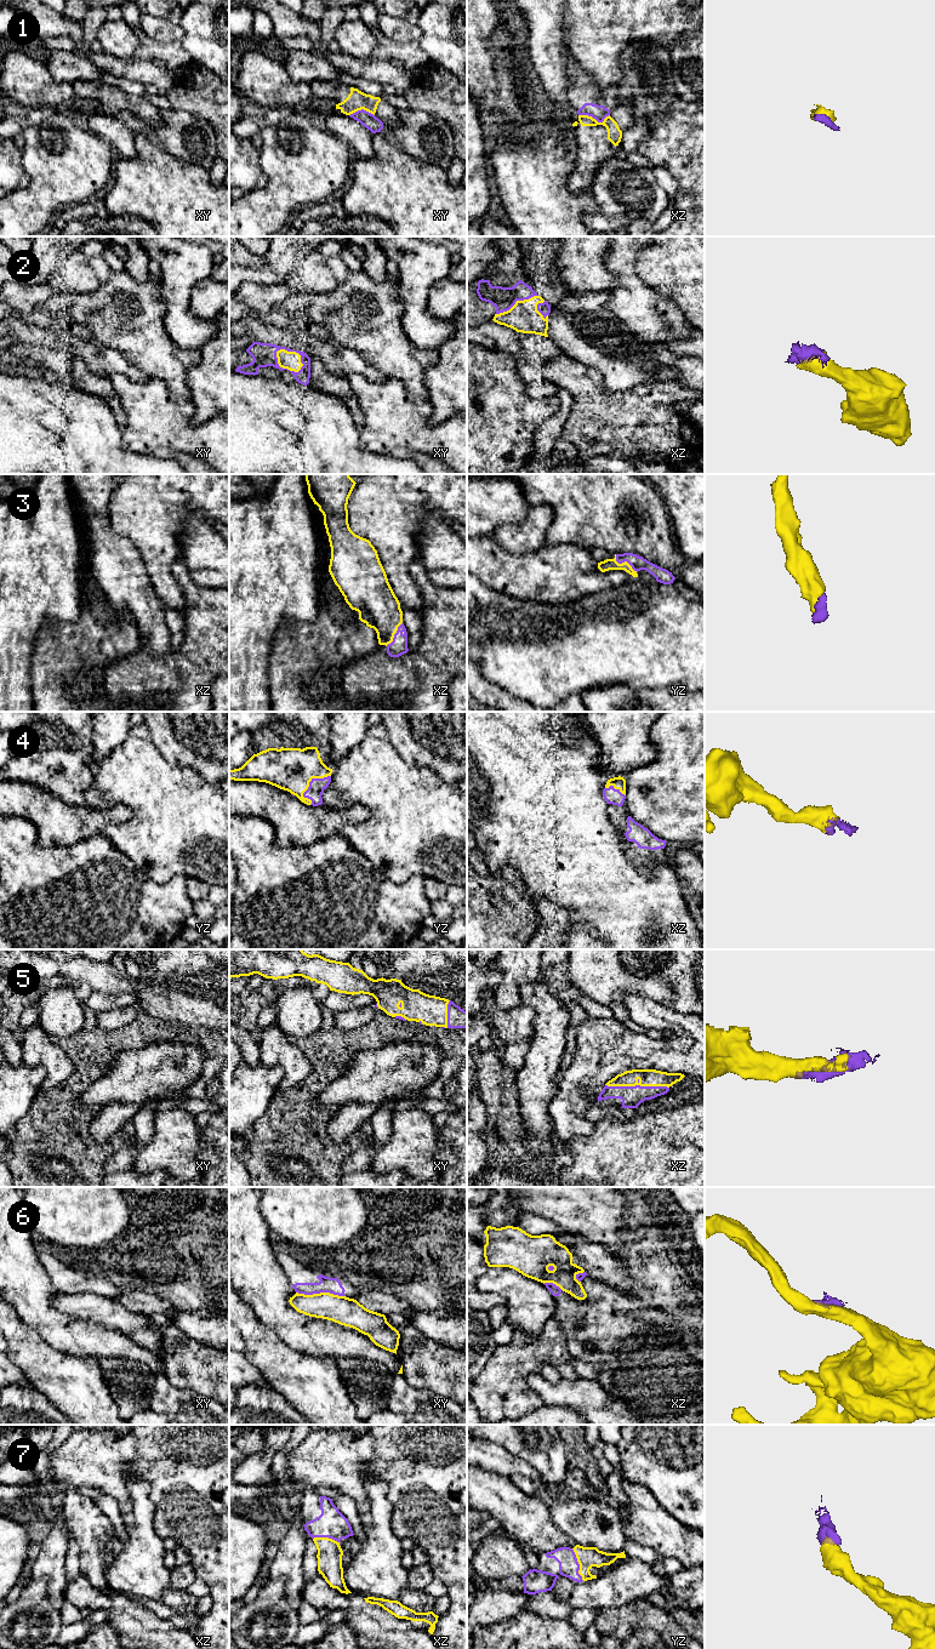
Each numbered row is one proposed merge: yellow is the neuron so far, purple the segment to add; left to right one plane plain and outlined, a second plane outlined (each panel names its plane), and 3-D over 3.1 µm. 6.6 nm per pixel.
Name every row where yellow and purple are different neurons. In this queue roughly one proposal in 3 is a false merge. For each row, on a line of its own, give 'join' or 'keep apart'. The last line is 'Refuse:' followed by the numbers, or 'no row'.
1: keep apart
2: join
3: join
4: join
5: join
6: keep apart
7: join
Refuse: 1, 6

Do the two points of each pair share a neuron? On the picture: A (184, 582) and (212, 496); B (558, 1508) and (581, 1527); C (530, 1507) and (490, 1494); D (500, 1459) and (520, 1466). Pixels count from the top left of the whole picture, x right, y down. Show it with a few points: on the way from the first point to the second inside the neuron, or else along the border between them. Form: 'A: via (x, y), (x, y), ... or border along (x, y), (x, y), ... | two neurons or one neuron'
A: border along (178, 559), (171, 565), (171, 574), (181, 589) | two neurons
B: via (564, 1513), (575, 1522) | one neuron
C: via (520, 1507), (511, 1506), (500, 1500) | one neuron
D: via (505, 1464), (516, 1465) | one neuron

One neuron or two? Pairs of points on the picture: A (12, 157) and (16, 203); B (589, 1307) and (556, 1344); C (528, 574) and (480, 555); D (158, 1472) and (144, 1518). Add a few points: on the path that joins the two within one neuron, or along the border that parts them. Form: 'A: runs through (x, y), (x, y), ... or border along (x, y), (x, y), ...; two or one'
A: border along (21, 161), (28, 183), (12, 192); two
B: border along (552, 1318), (563, 1330), (566, 1350), (573, 1356); two
C: runs through (516, 574), (501, 571), (492, 564); one
D: border along (127, 1476), (146, 1479), (150, 1484), (158, 1519); two

